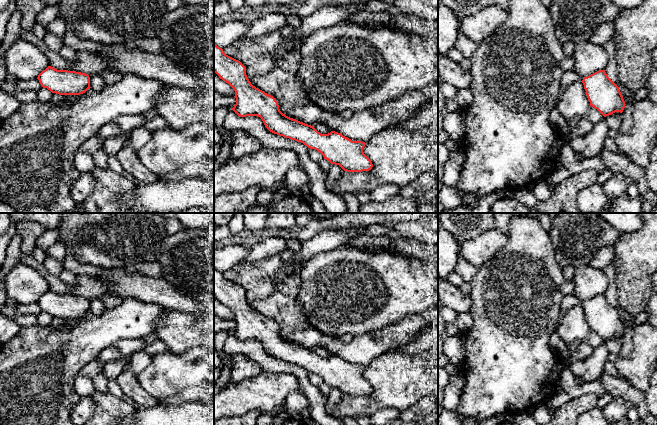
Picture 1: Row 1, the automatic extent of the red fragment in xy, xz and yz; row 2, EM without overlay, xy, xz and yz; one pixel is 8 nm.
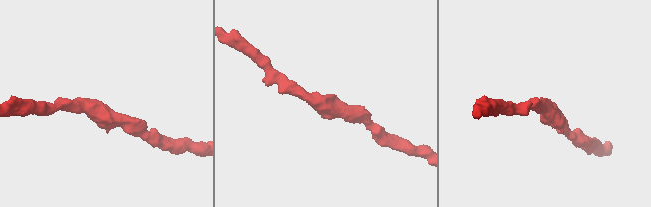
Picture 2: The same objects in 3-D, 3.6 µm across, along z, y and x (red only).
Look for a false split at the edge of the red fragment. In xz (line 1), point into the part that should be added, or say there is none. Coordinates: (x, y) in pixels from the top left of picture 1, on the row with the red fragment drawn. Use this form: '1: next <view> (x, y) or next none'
1: next none

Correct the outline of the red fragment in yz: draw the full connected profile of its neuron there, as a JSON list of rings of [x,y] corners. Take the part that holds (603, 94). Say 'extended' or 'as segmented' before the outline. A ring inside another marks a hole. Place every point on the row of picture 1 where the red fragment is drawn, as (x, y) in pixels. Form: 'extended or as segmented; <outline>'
extended; [[[574,69],[564,71],[561,77],[559,99],[569,84],[578,81],[584,85],[590,106],[597,109],[604,117],[615,112],[623,112],[626,105],[623,96],[605,70],[599,70],[587,77],[580,76]]]

